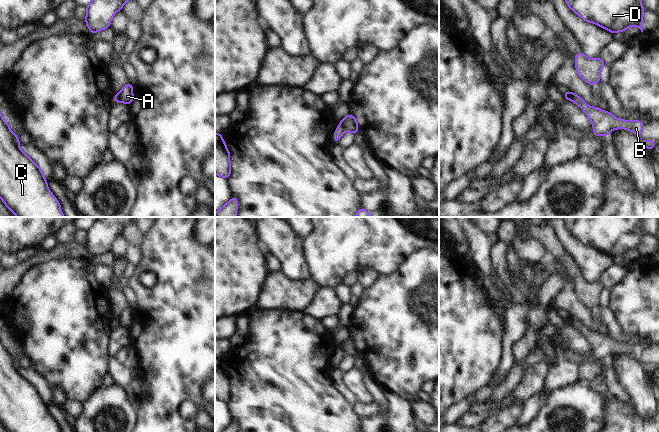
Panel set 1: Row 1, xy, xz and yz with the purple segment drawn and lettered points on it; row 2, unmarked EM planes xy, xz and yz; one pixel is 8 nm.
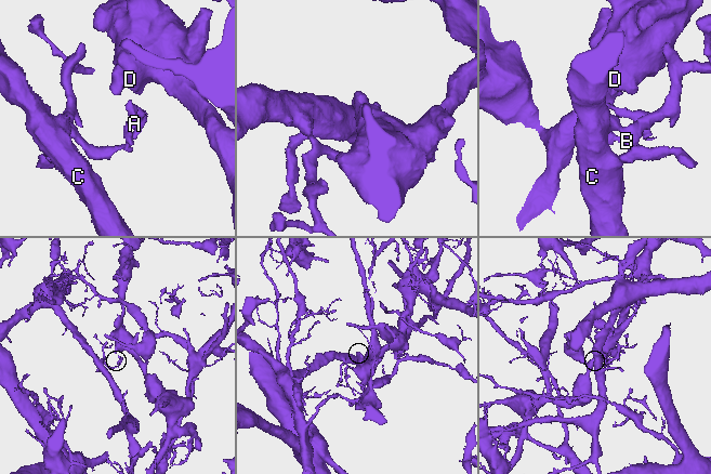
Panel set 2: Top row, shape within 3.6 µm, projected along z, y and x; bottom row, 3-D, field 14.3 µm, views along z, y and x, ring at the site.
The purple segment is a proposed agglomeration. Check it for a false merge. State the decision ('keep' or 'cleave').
cleave

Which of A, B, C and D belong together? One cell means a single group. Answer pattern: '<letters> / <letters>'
A / B C D

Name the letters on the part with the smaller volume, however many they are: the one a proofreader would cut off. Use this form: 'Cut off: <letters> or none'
Cut off: A

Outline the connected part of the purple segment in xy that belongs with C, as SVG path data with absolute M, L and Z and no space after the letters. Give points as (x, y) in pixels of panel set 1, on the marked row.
M0 112L0 198L17 217L65 217L61 205L47 186L42 169L18 146L19 136L11 130Z

